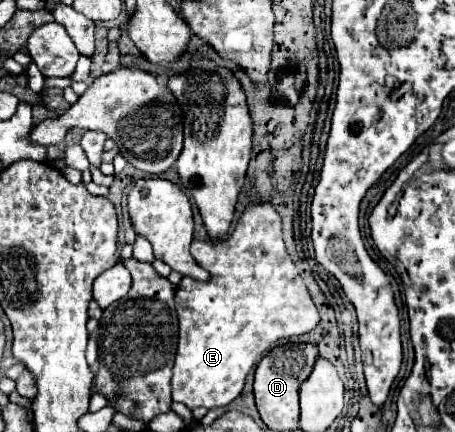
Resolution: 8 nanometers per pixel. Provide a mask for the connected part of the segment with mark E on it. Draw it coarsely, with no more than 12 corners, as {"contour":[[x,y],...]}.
{"contour":[[250,205],[194,241],[206,283],[176,287],[172,399],[234,401],[250,369],[320,317]]}

